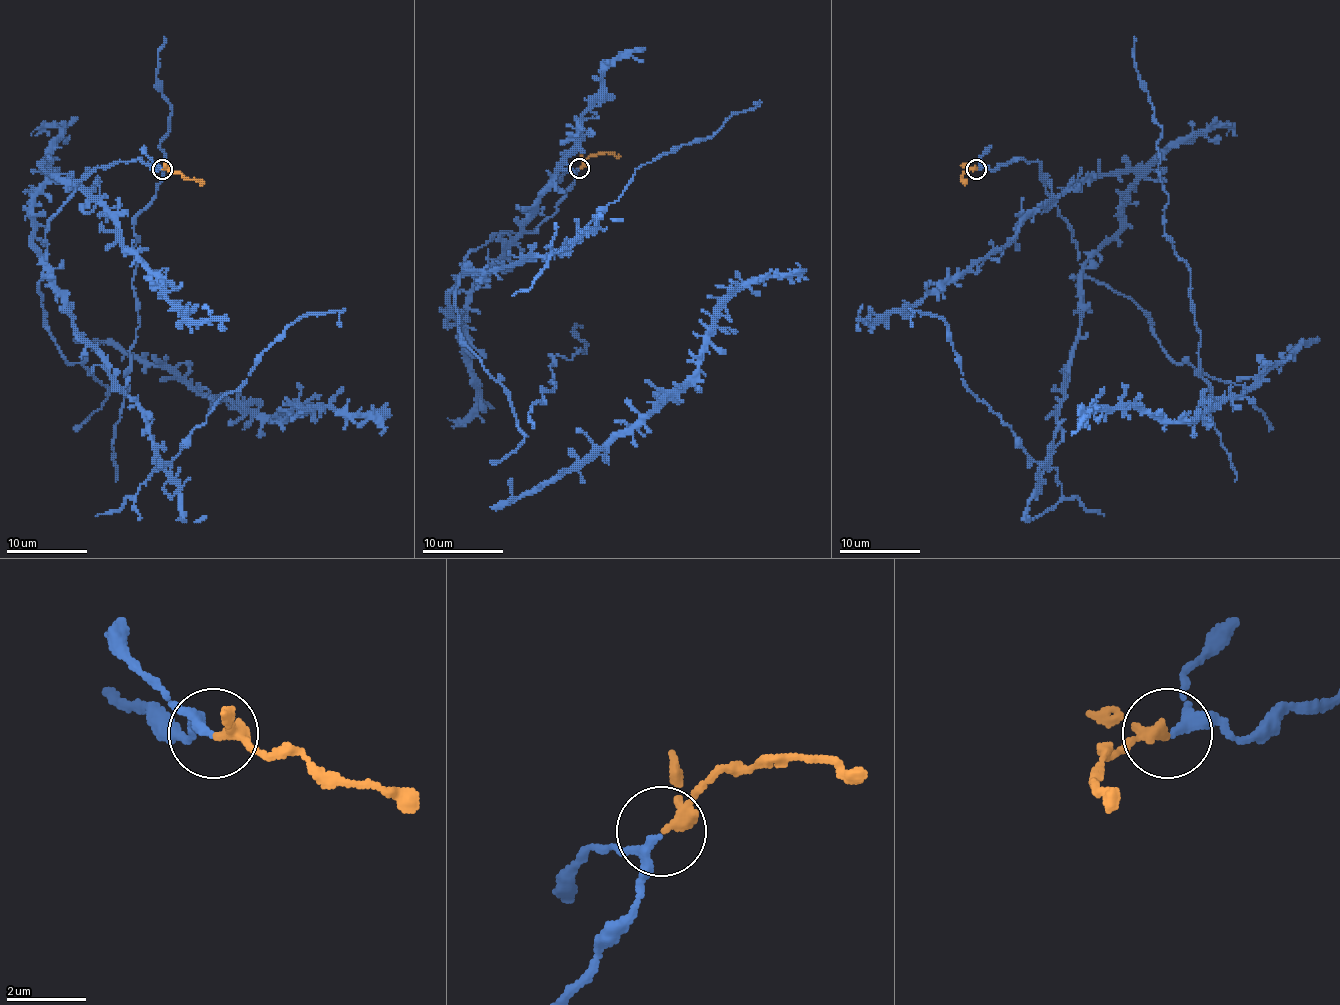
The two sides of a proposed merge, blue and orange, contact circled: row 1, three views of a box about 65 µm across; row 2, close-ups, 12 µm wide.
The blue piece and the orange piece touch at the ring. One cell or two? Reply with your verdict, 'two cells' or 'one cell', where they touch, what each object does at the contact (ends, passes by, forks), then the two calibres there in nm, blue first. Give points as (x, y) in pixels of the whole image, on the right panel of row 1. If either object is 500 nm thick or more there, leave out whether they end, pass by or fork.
one cell; place (976, 169); blue passes by; orange passes by; calibres 200 and 240 nm

